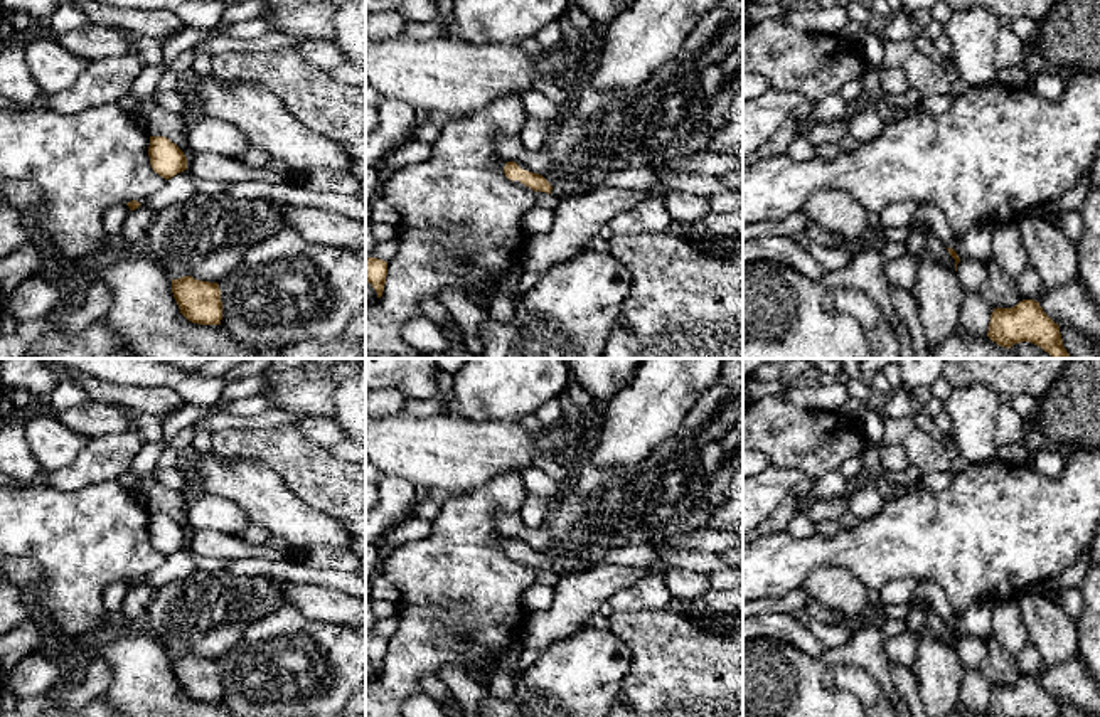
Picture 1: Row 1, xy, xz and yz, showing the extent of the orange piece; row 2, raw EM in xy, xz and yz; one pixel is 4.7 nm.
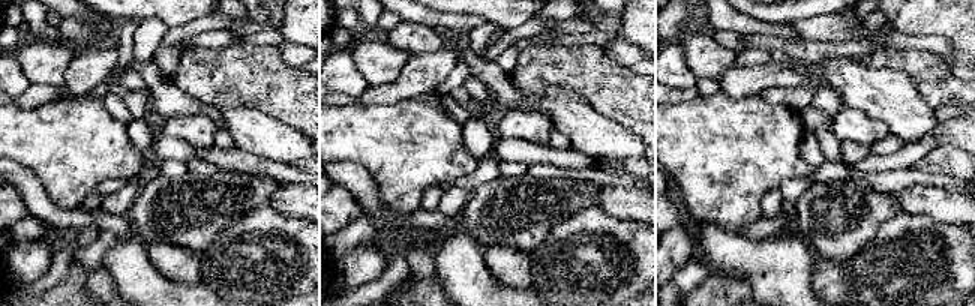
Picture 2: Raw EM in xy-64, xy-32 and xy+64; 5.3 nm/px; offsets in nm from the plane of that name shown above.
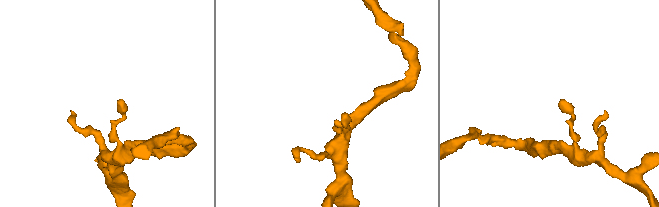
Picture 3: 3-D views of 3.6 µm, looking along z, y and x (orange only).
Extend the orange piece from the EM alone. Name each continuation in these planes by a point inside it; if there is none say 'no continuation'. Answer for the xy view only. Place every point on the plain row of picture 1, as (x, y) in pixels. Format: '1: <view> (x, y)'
no continuation

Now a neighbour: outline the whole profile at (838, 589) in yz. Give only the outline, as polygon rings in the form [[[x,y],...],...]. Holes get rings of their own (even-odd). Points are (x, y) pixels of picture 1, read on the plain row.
[[[824,566],[809,572],[807,594],[837,613],[844,623],[856,619],[868,608],[868,587],[847,569]]]

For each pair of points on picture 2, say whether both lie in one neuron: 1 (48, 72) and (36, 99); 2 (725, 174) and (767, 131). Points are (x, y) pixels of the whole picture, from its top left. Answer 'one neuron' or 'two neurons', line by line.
1: two neurons
2: one neuron

